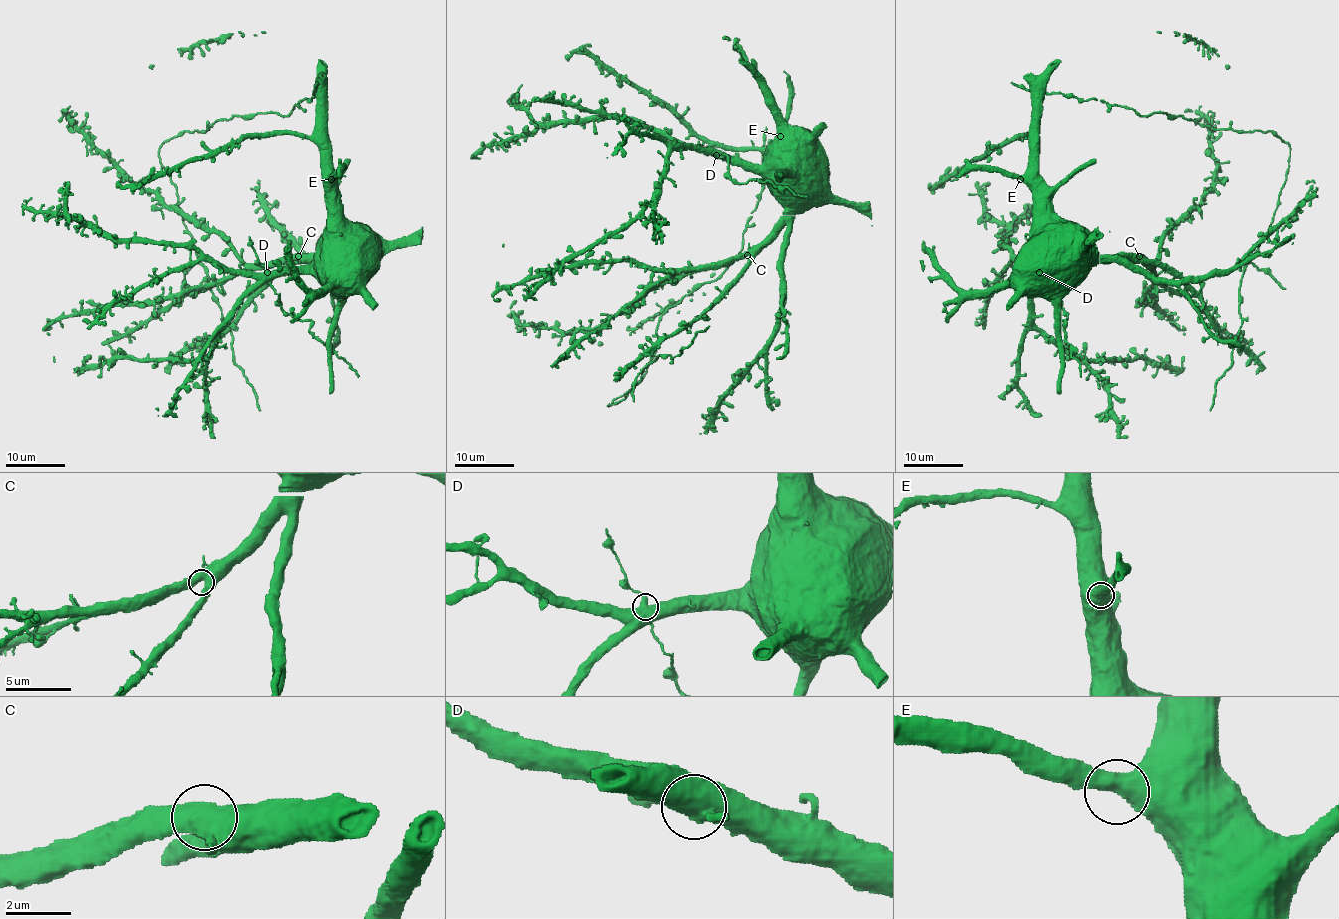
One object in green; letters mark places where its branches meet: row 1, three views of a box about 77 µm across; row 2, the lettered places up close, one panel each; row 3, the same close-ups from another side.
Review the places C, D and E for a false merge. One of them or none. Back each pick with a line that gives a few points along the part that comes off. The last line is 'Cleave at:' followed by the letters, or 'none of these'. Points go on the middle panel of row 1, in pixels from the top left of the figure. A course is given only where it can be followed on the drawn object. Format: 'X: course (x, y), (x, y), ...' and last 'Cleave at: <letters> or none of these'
Cleave at: none of these

